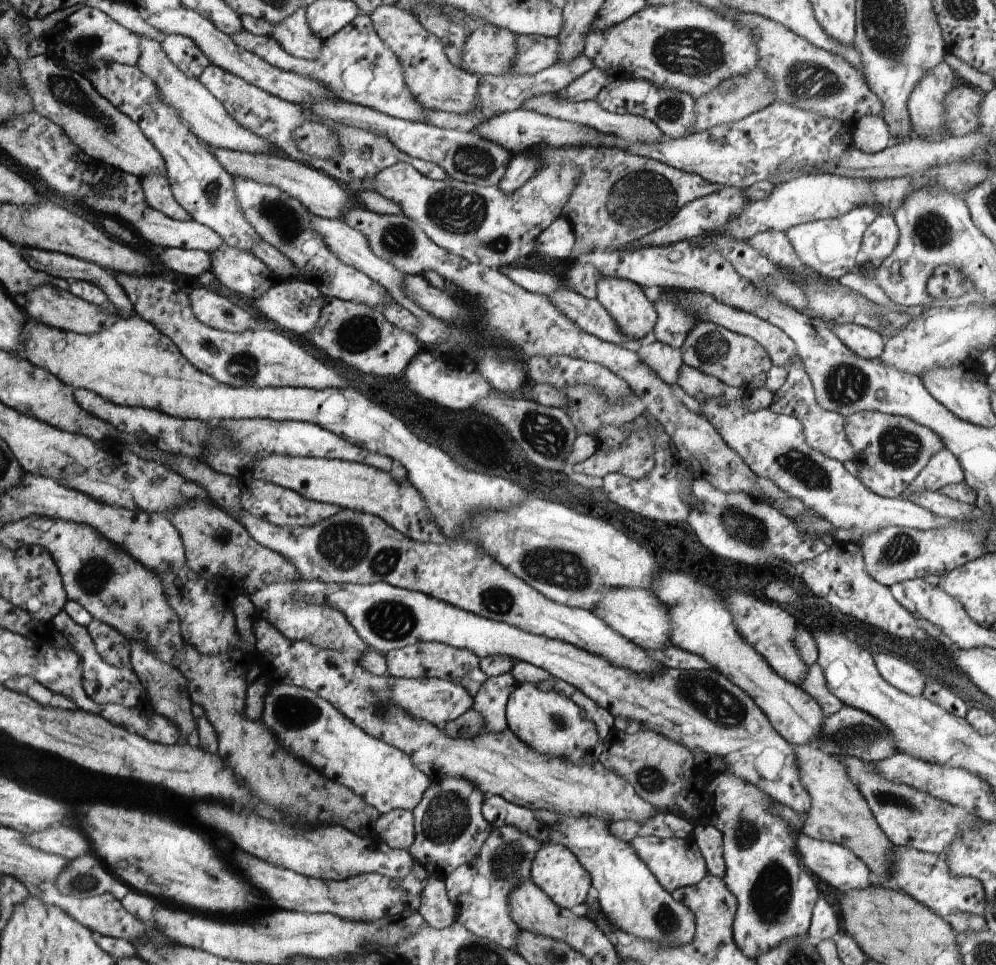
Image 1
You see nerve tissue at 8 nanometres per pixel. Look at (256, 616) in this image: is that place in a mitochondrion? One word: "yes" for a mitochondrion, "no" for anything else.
no

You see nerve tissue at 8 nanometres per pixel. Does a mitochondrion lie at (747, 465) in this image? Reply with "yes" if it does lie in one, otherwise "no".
no

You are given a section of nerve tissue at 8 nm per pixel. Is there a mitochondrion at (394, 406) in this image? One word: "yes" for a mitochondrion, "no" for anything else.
no

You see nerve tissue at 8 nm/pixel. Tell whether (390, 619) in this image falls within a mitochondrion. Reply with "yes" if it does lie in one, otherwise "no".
yes

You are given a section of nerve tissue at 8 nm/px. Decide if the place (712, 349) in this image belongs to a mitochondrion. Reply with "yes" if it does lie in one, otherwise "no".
yes

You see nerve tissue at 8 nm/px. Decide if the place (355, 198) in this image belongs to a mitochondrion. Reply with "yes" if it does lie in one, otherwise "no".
no

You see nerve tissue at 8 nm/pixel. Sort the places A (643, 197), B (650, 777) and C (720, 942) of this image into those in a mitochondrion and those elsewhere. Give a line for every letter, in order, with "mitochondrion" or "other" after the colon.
A: mitochondrion
B: mitochondrion
C: mitochondrion

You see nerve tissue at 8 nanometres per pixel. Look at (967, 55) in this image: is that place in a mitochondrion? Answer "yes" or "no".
no

